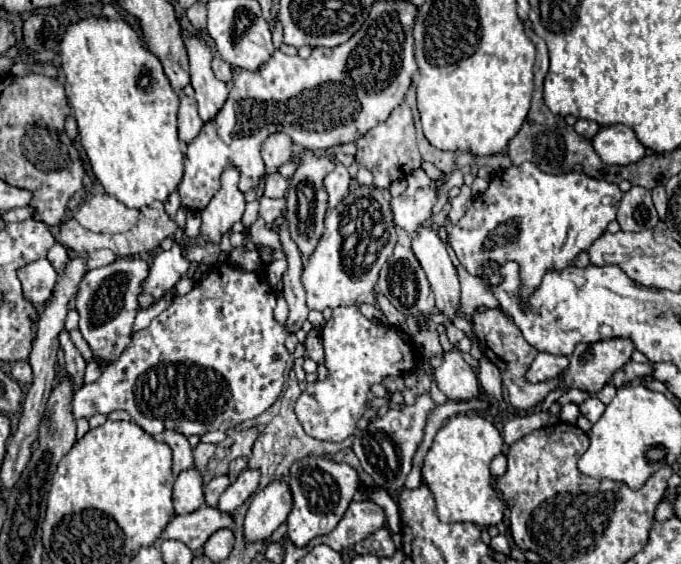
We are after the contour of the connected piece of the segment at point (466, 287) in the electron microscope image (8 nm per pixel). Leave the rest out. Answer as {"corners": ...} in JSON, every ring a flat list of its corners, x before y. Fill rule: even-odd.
{"corners":[[458,267,458,277,460,277,460,283,462,283,462,307,464,307,468,319,478,305,486,305,490,309,500,309,504,315,508,315,500,307,500,301,494,297,494,293,488,291,478,277,472,277,464,267]]}

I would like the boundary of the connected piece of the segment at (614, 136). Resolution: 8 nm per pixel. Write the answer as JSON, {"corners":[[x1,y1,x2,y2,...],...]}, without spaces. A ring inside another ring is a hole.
{"corners":[[624,125,602,127,592,139,594,151,608,165,636,163,646,155,646,147,636,139,634,131]]}

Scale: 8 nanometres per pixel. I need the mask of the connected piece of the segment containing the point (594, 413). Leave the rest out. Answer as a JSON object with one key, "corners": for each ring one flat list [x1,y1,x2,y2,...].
{"corners":[[588,397,588,399,580,405,580,413,582,413,590,423,596,423,596,421,602,417,604,409,606,409,606,405,604,405,598,397]]}

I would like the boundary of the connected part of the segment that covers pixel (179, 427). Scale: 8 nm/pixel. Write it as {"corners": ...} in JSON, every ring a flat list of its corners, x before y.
{"corners":[[220,263,216,265,200,283,194,285,194,289,188,293,188,295,176,295,174,301,170,303,168,309,164,309,152,323,150,327,142,329,142,331,136,331,134,333,134,339,132,339,132,345,120,355,118,361,110,363,104,371,102,371,102,377,96,381,96,383,90,383,90,385,84,385,80,389,74,391,72,395,72,415,74,419,80,419,80,417,86,417,90,419,92,415,96,413,112,413,116,409,124,409,130,413,132,421,136,425,140,425,146,433,150,435,158,435,162,433,164,429,174,429,186,437,190,435,204,435,206,431,230,431,232,427,240,425,242,421,248,421,248,419,254,419,258,417,260,413,264,413,276,399,278,395,282,393,282,385,284,385,284,375,286,375,286,363,290,359,290,353,286,351,284,347,284,339,288,337,288,331,284,329,284,325,280,325,274,317,272,317,272,309,276,305,276,295,274,291,270,289,270,283,266,279,266,275,262,271,244,271,236,265,230,265,230,263]]}

